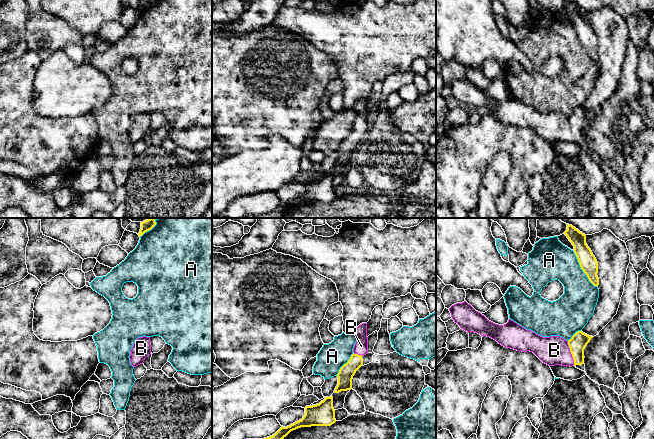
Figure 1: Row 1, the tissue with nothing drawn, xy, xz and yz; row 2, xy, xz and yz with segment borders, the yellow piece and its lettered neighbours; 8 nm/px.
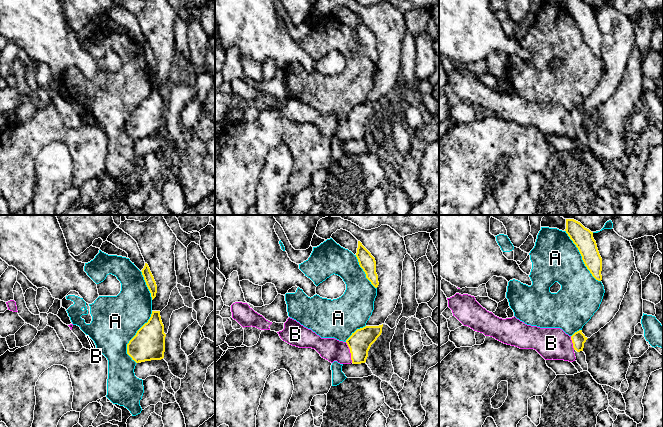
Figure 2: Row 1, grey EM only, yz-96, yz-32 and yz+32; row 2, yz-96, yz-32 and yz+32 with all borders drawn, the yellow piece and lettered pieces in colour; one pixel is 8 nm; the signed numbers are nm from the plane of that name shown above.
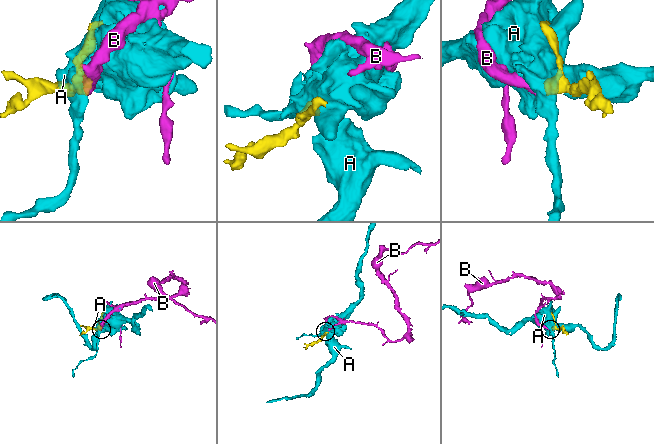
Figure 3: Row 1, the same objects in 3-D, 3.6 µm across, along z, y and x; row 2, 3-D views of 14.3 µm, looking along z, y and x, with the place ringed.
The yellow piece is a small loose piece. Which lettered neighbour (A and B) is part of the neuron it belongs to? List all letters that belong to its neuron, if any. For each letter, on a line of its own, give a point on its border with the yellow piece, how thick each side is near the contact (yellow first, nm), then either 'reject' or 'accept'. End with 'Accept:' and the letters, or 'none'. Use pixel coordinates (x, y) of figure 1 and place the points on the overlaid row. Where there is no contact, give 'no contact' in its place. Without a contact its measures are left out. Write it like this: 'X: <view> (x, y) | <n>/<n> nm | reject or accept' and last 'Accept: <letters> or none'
A: yz (582, 269) | 140/300 nm | reject
B: yz (571, 353) | 140/240 nm | accept
Accept: B

